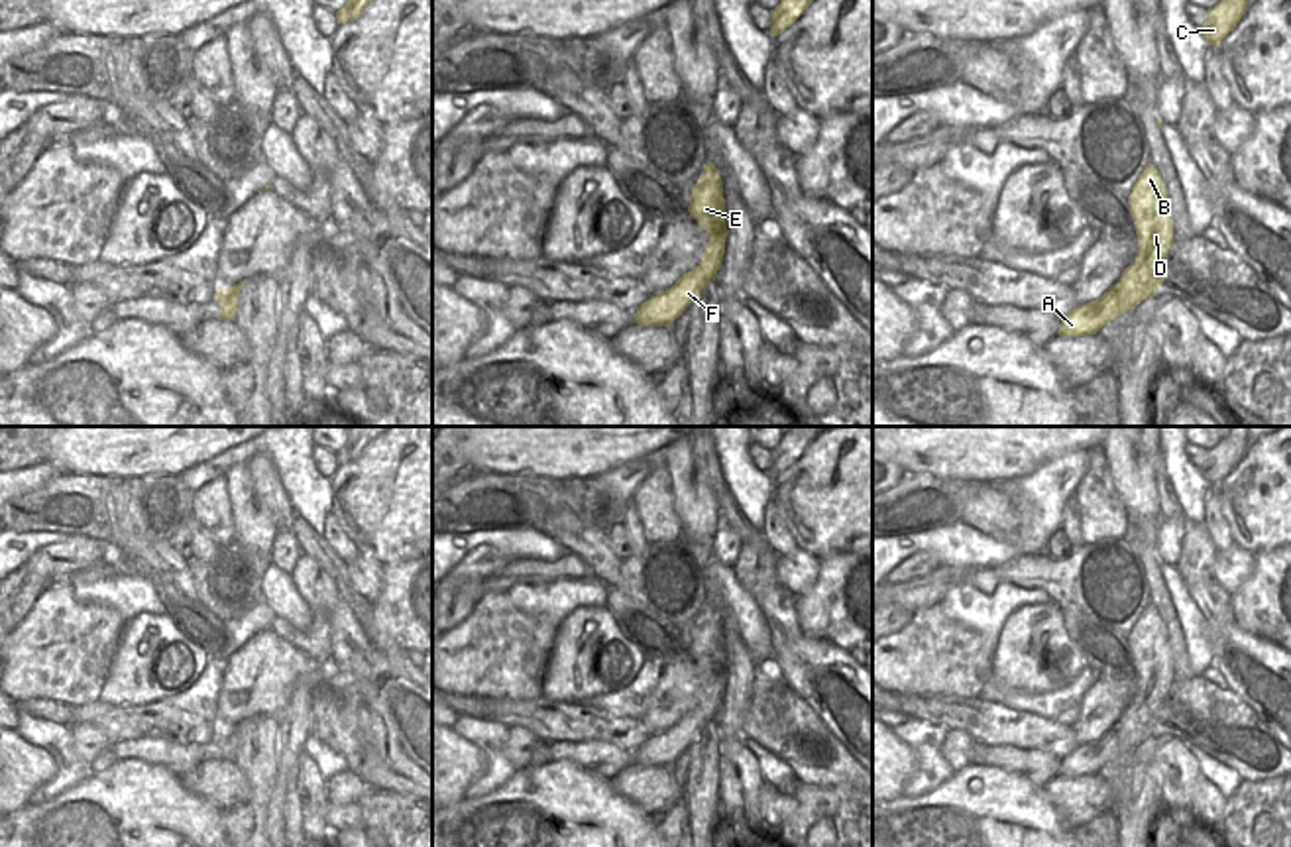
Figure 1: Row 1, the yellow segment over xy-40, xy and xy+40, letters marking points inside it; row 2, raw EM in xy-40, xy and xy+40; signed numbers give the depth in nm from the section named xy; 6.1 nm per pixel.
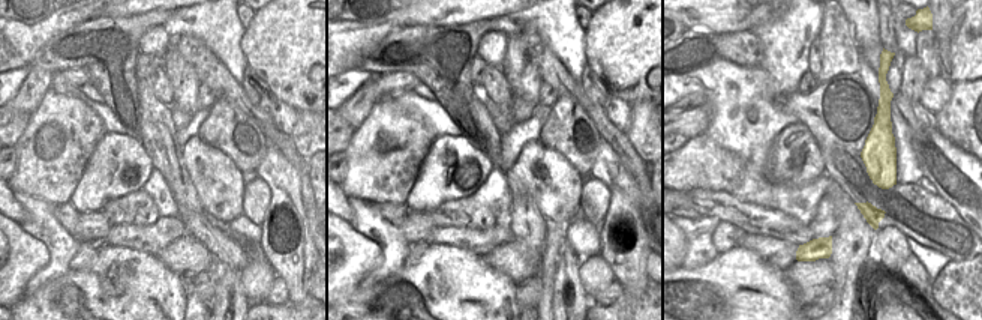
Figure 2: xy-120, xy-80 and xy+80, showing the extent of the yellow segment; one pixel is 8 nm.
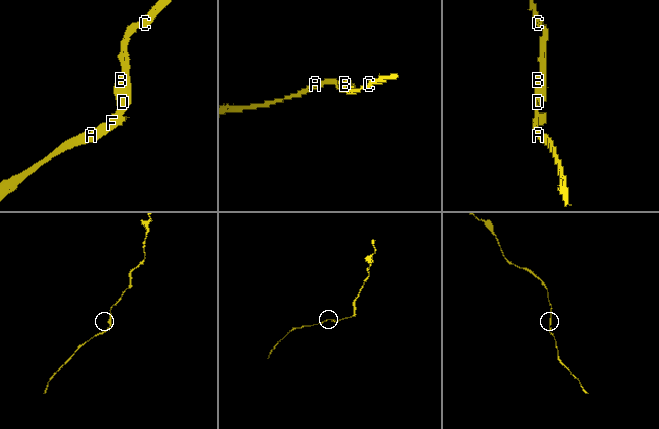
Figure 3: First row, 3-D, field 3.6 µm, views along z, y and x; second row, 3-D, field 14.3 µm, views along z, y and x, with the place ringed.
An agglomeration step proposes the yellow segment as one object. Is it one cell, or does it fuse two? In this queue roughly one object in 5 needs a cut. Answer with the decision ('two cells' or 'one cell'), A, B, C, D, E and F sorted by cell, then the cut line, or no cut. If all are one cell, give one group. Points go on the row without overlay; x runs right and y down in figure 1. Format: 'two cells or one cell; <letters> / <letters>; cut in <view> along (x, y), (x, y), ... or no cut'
one cell; A B C D E F; no cut

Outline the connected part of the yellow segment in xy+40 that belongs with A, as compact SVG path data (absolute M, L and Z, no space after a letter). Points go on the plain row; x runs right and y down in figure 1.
M1148 603L1128 637L1140 694L1122 717L1096 741L1079 745L1061 759L1059 776L1096 774L1104 764L1155 737L1163 715L1155 709L1173 686L1169 637L1159 611Z

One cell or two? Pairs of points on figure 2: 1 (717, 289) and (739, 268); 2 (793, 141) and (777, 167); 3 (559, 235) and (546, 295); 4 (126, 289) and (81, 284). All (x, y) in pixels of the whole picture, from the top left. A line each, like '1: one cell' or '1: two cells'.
1: one cell
2: one cell
3: one cell
4: one cell

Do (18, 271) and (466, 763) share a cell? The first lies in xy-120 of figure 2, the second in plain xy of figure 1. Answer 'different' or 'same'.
same

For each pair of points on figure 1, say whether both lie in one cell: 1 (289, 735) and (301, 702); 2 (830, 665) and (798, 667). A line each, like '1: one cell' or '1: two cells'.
1: one cell
2: one cell

